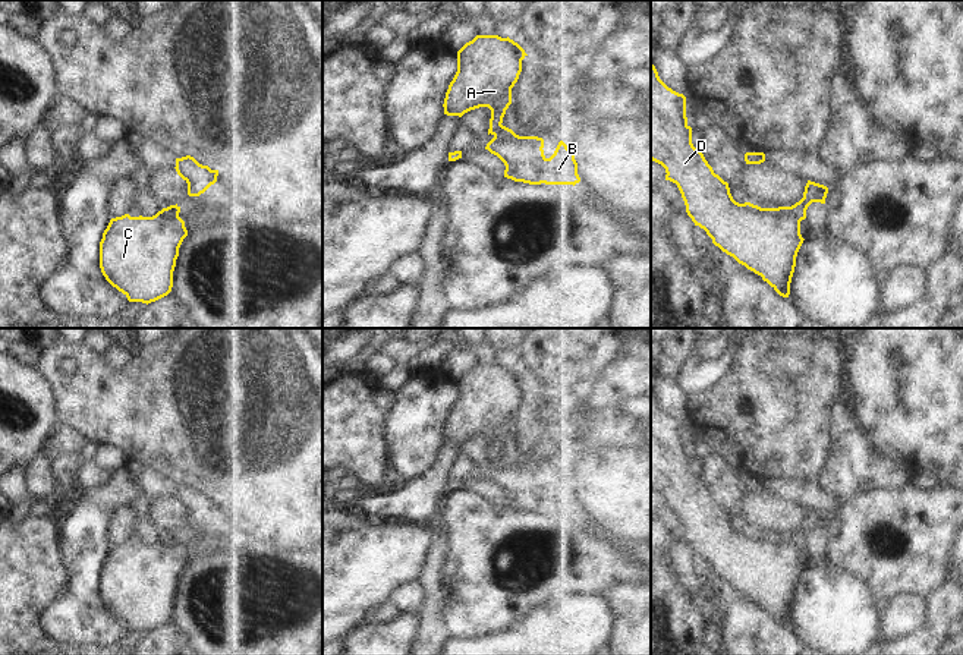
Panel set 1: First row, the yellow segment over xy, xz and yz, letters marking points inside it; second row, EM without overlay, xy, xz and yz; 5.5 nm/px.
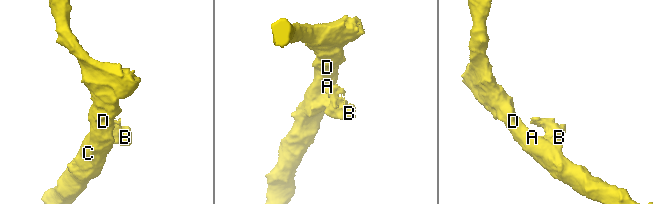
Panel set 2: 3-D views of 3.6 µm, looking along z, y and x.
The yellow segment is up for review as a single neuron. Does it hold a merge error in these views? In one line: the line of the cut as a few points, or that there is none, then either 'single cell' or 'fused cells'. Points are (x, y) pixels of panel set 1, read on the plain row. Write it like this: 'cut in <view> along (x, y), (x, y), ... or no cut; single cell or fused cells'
cut in yz along (777, 537), (786, 538), (799, 550); fused cells

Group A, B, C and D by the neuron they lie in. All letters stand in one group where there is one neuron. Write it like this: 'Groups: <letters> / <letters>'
Groups: A C D / B

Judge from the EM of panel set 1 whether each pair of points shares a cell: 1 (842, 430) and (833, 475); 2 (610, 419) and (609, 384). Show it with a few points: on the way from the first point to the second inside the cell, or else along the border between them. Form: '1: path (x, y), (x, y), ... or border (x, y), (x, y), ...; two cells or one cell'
1: path (842, 441), (842, 463); one cell
2: border (576, 403), (588, 409), (620, 408); two cells

